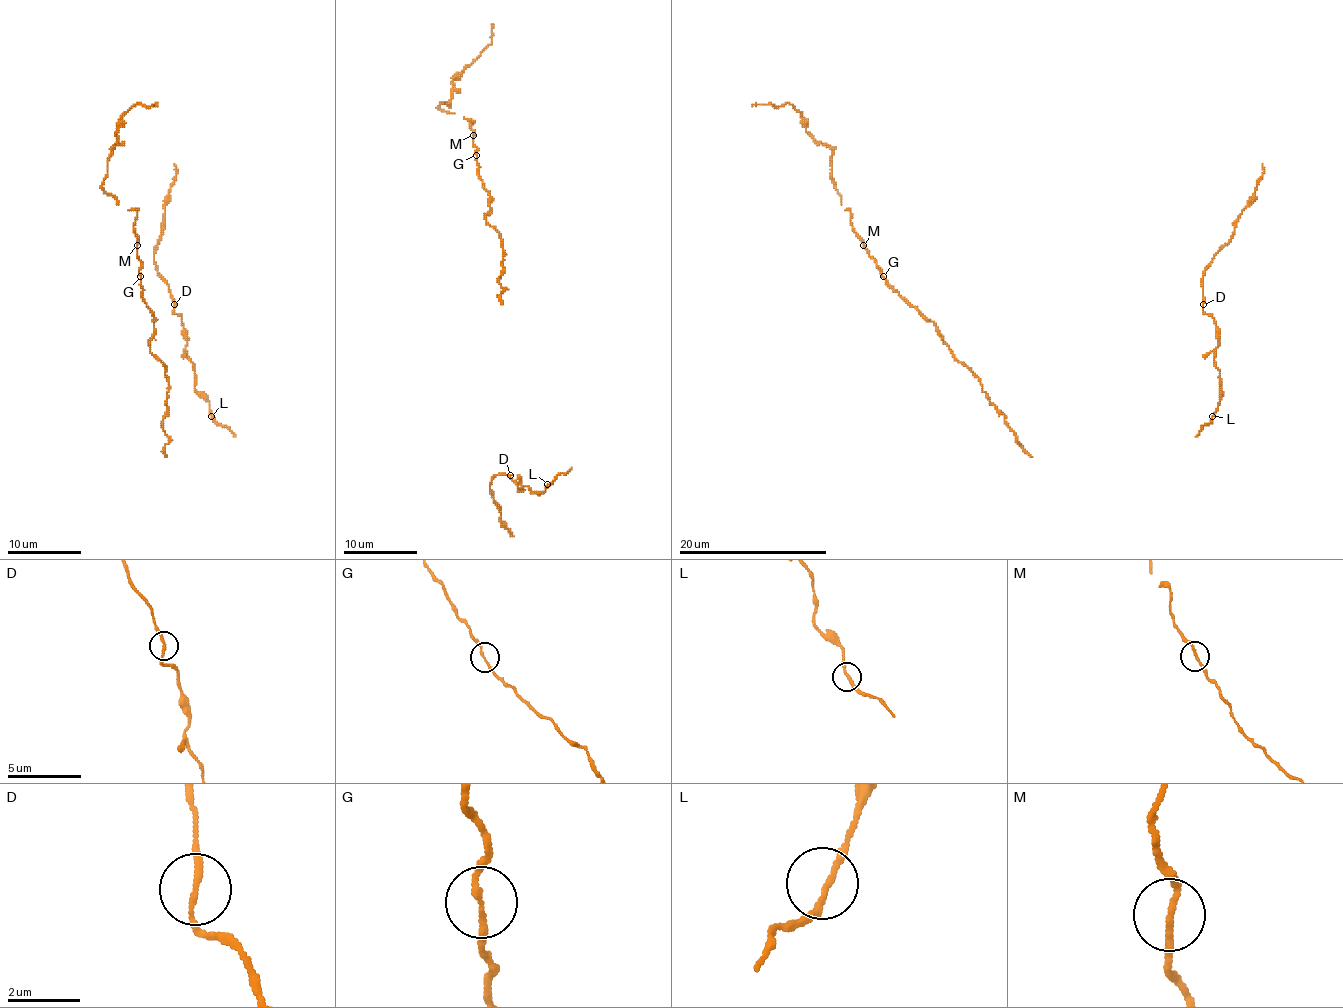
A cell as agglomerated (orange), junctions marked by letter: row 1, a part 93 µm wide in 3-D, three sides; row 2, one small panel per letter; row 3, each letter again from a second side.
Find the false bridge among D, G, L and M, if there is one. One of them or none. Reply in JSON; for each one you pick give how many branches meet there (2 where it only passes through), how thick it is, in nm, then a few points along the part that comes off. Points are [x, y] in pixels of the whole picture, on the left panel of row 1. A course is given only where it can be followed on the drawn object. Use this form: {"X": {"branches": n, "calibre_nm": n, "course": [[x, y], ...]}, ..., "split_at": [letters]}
{"split_at": []}

